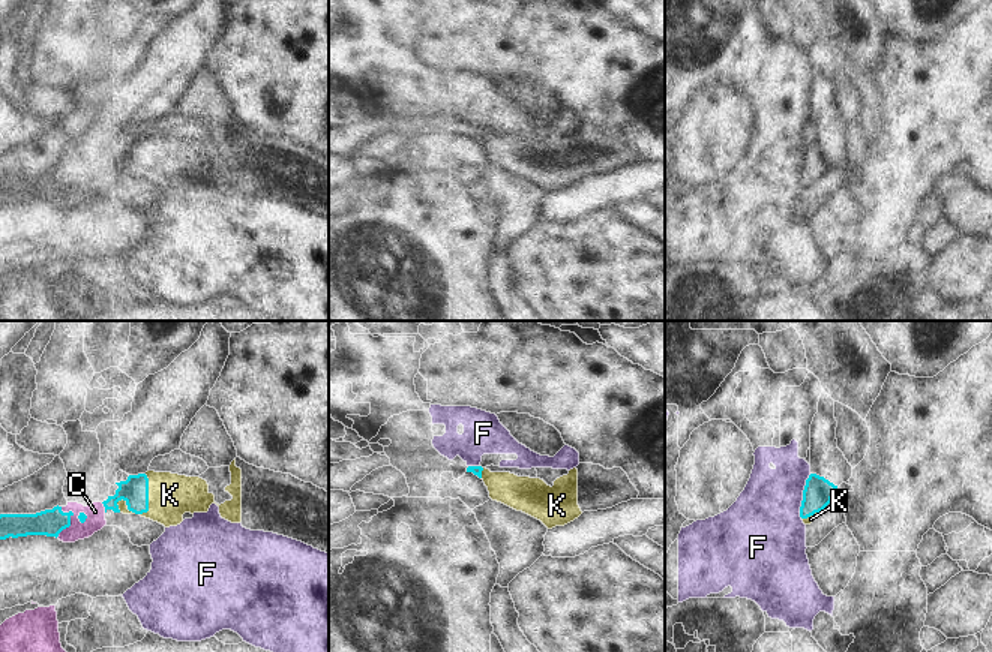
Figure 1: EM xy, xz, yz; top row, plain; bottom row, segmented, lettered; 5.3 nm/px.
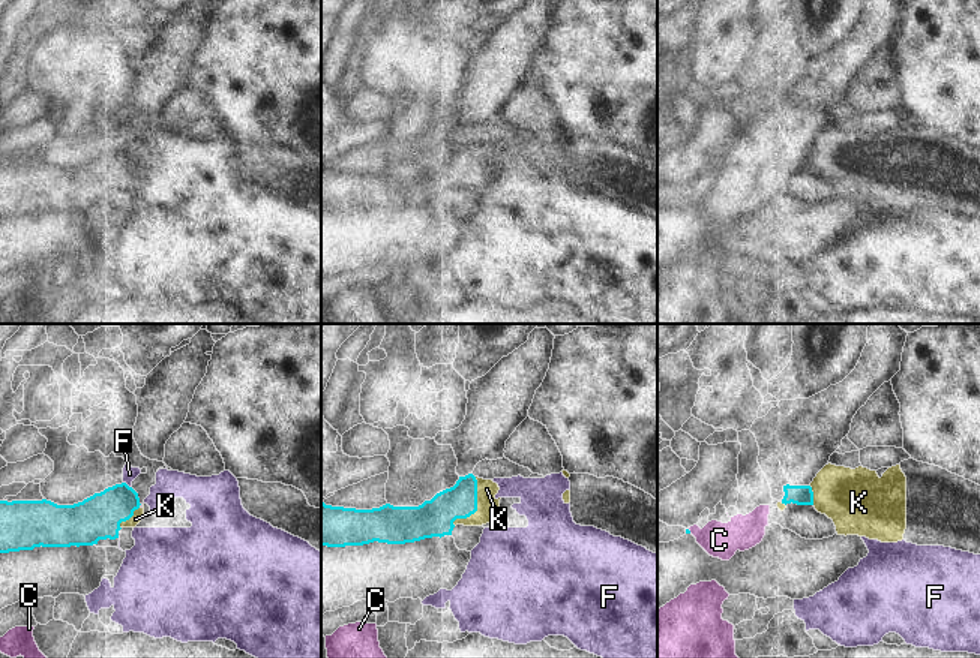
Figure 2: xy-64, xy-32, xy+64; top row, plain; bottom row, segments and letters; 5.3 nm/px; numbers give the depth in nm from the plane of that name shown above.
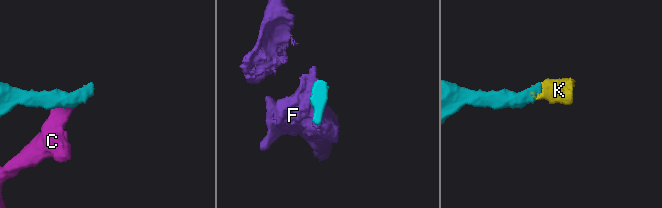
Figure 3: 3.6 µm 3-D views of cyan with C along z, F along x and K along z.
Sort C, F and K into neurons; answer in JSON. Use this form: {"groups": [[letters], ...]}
{"groups": [["C"], ["F"], ["K"]]}

